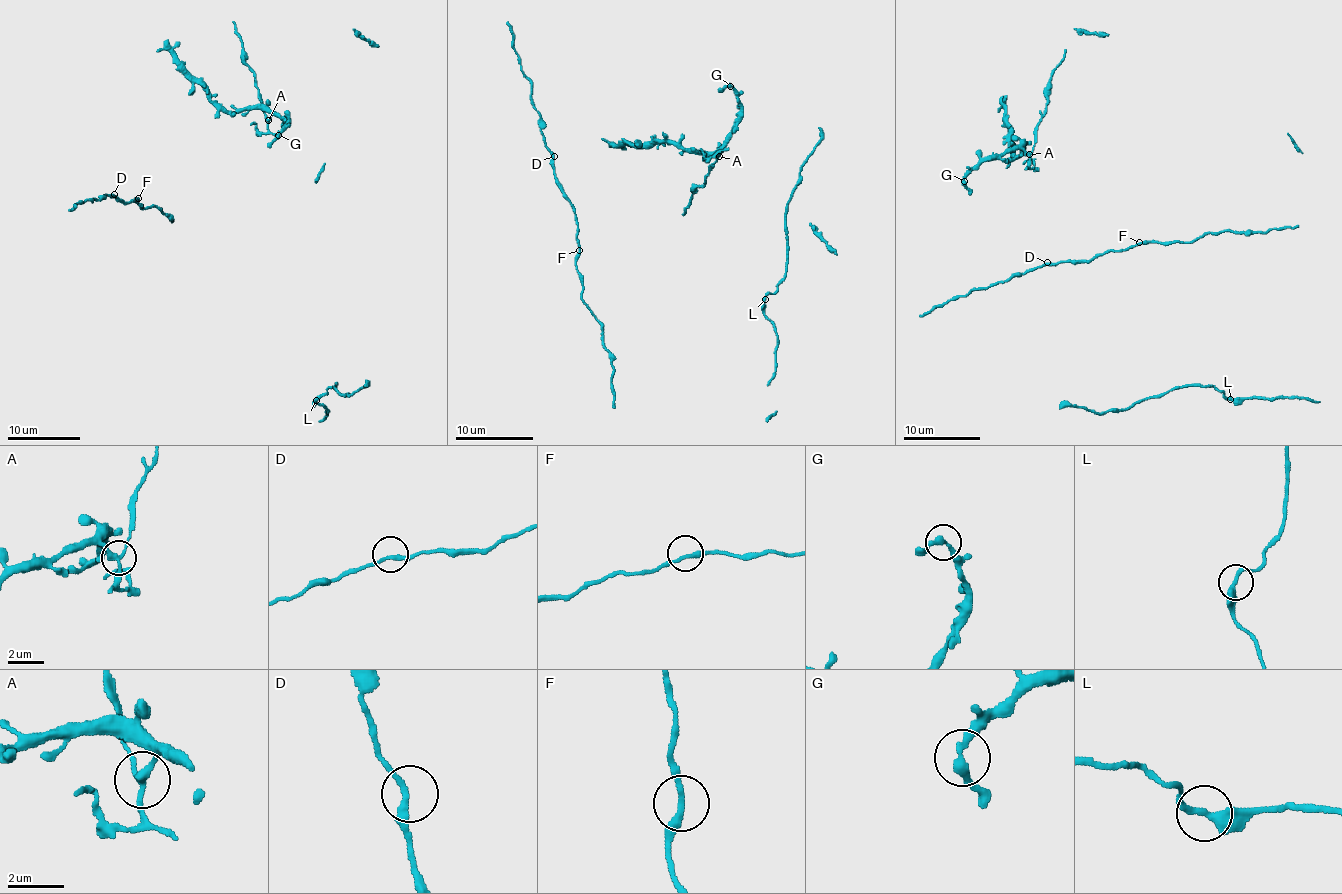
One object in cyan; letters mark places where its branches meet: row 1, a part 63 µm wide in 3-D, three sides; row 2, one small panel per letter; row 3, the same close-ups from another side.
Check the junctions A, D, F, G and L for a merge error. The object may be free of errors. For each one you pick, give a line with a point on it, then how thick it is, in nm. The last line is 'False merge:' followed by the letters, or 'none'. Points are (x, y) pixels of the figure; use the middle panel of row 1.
A: Place: (719, 156). Thickness 220 nm
False merge: A

